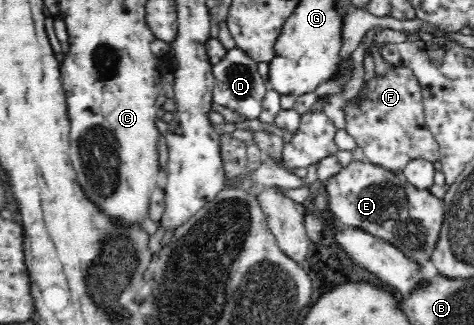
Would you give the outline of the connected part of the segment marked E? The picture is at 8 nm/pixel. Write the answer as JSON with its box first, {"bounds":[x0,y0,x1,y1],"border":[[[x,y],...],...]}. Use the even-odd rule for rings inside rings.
{"bounds":[324,160,445,265],"border":[[[368,160],[350,161],[324,188],[329,210],[344,225],[360,227],[368,234],[392,243],[416,264],[423,265],[430,260],[445,213],[444,201],[432,195],[430,190],[418,190],[402,171],[386,170]]]}

